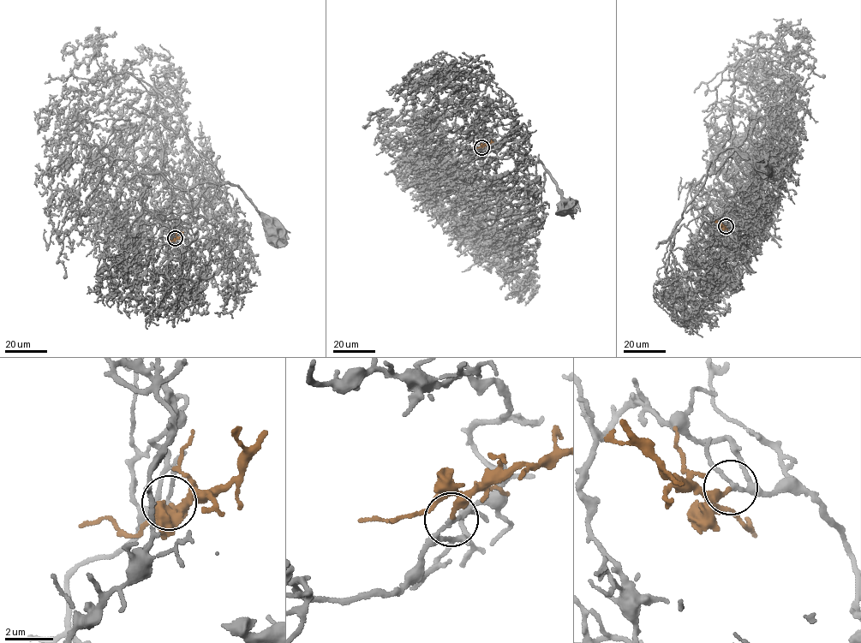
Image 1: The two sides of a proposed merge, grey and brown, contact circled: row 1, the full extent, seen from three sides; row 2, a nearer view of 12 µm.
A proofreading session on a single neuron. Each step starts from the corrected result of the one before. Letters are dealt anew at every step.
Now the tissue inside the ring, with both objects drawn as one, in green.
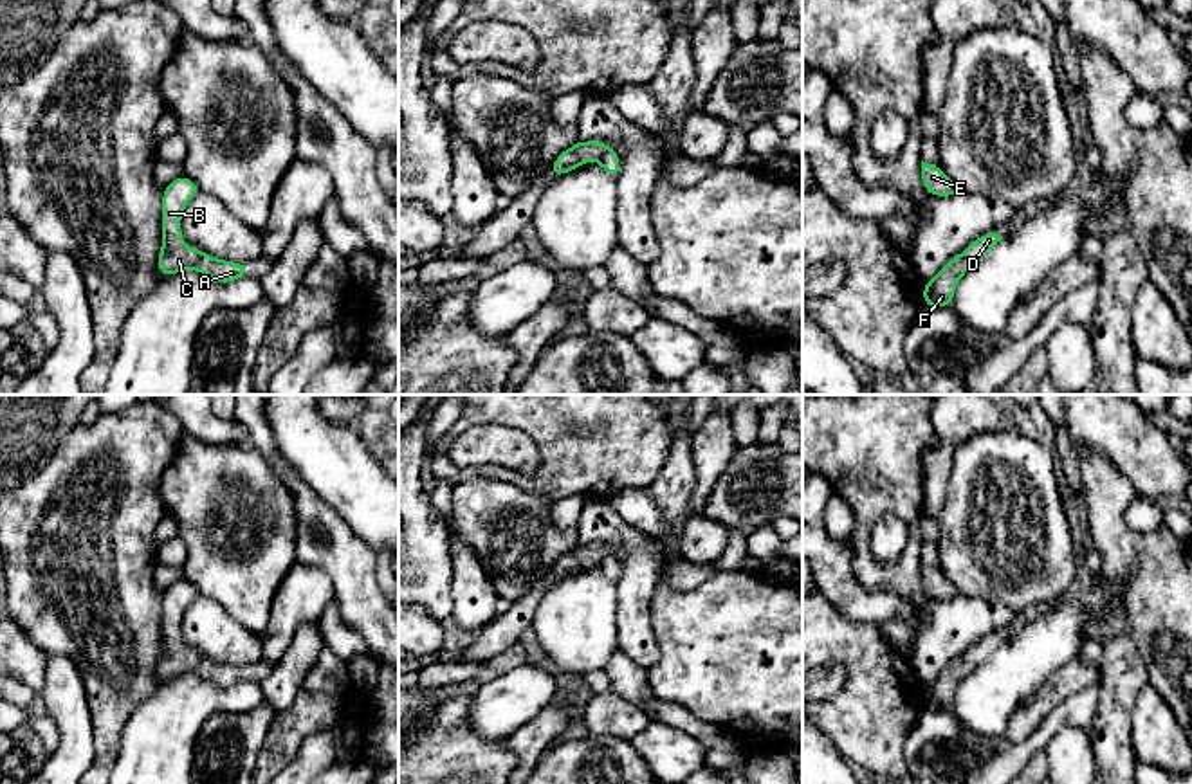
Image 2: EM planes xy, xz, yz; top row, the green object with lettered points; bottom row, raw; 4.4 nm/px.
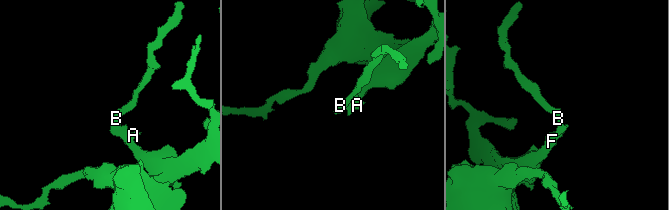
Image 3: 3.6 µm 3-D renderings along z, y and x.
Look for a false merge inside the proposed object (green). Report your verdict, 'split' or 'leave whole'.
leave whole

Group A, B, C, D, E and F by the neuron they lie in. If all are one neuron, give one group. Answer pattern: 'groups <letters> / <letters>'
groups A B C D E F

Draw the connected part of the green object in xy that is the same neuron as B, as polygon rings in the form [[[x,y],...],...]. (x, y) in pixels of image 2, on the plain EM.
[[[182,579],[162,595],[162,652],[157,661],[157,674],[173,679],[188,672],[213,681],[218,687],[231,687],[247,679],[247,665],[234,667],[216,663],[202,652],[189,652],[182,643],[180,622],[188,606],[200,597],[200,591]]]

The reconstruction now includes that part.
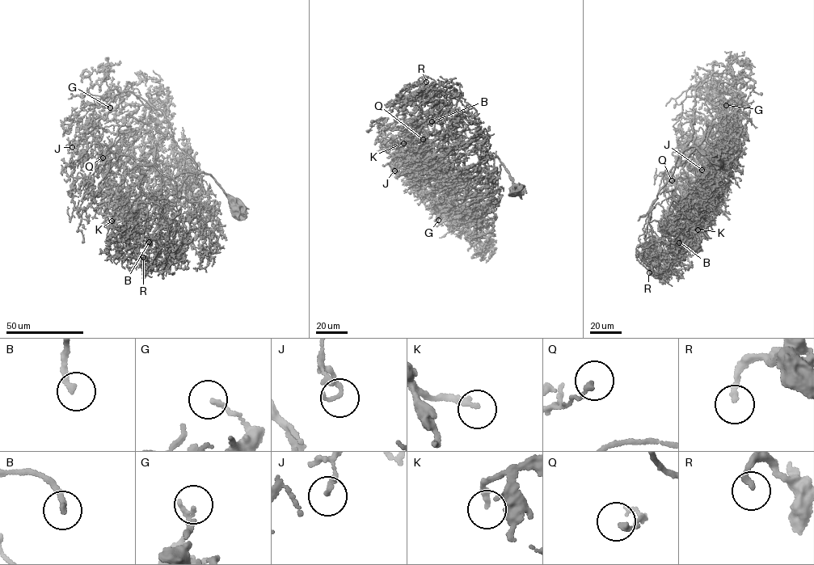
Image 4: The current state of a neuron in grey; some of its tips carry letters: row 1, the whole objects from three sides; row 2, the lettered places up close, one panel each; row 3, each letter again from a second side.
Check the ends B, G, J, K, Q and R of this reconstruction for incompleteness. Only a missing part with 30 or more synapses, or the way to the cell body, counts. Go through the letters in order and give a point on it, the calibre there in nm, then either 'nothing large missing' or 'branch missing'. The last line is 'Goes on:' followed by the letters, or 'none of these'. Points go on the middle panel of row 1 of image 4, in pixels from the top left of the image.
B: place (432, 121); calibre 200 nm; branch missing
G: place (438, 220); calibre 150 nm; nothing large missing
J: place (394, 170); calibre 200 nm; nothing large missing
K: place (403, 143); calibre 200 nm; branch missing
Q: place (423, 139); calibre 170 nm; nothing large missing
R: place (426, 82); calibre 190 nm; branch missing
Goes on: B, K, R

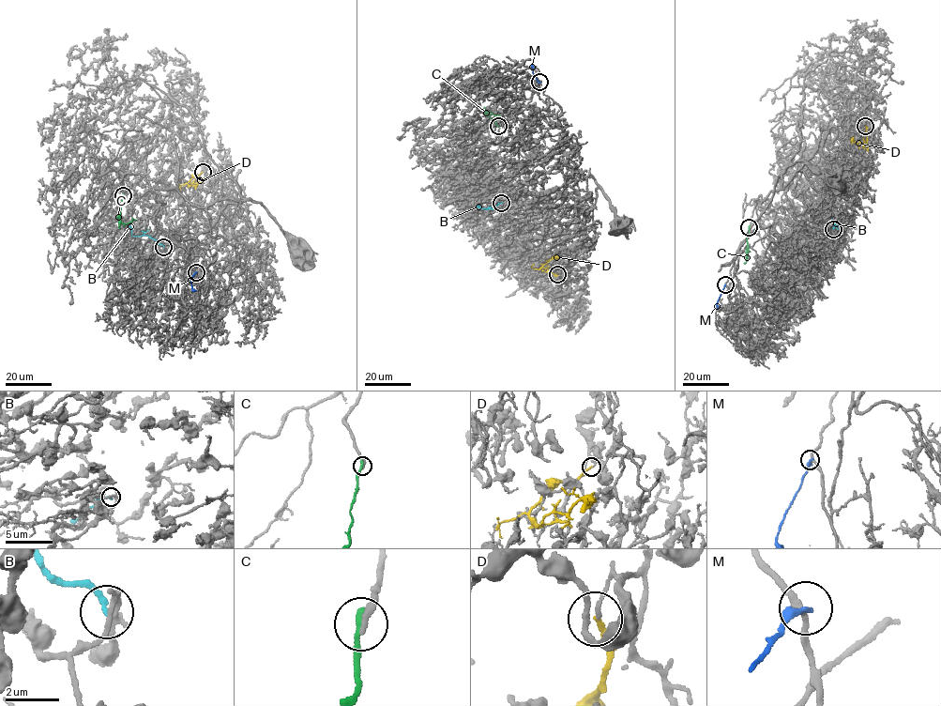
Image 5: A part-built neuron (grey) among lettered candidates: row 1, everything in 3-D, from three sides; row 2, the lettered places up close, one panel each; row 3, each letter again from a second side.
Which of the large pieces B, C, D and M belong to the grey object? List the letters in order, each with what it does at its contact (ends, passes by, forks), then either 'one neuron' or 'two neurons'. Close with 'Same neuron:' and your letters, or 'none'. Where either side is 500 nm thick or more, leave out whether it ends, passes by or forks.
B: it ends there; two neurons
C: it ends there; two neurons
D: it ends there; two neurons
M: it ends there; two neurons
Same neuron: none

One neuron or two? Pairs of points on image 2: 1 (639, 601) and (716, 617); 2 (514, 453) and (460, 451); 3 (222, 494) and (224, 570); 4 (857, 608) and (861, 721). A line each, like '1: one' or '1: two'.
1: two
2: one
3: one
4: two

